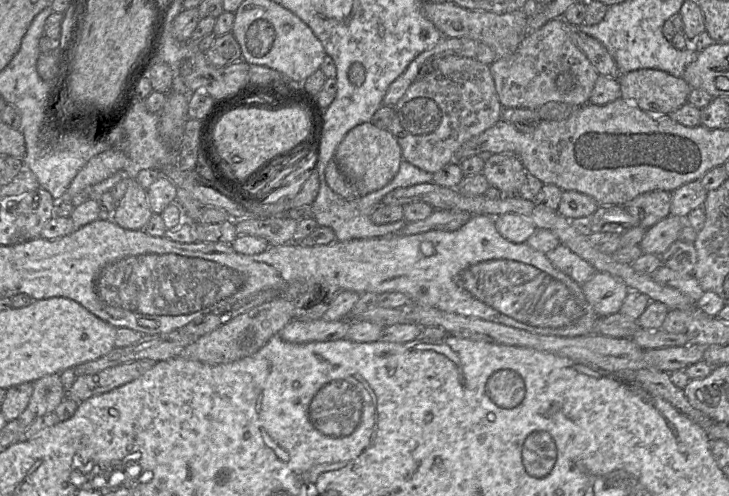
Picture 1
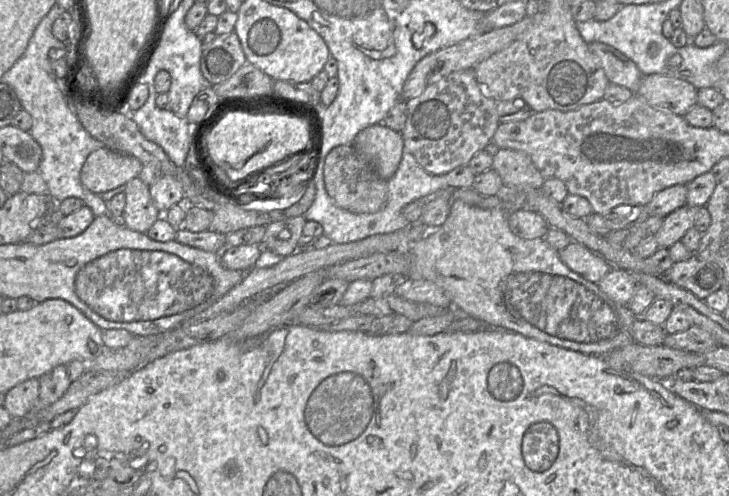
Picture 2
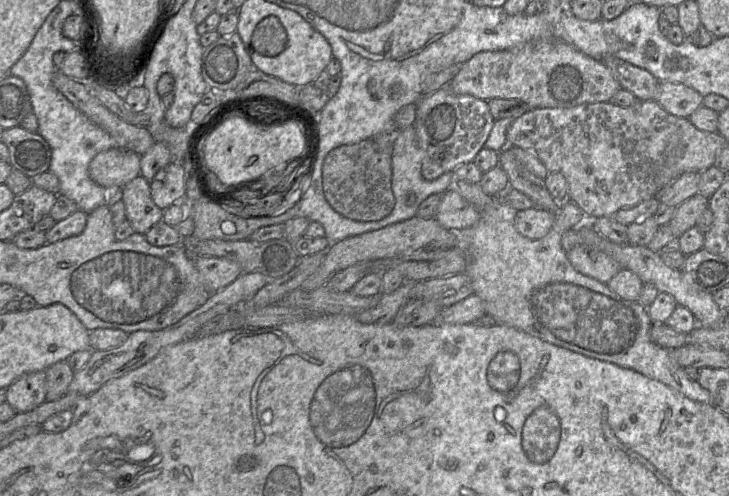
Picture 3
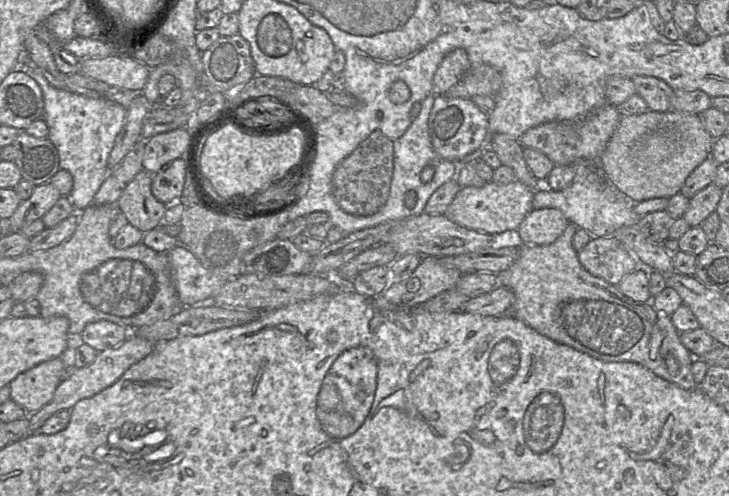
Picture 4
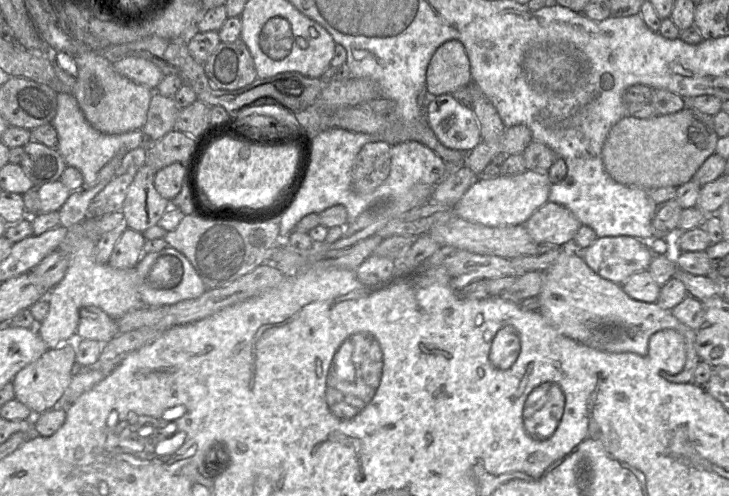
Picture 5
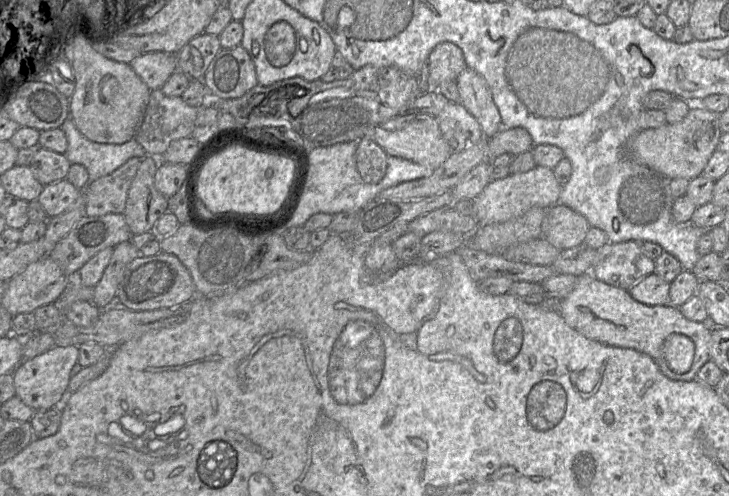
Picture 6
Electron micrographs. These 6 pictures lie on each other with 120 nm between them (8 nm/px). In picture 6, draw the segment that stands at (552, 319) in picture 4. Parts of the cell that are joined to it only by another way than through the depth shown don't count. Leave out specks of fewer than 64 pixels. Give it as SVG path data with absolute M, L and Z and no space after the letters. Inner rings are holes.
M591 272L578 276L573 290L567 297L561 299L560 314L565 322L585 337L610 346L631 348L649 355L659 366L661 372L672 380L691 381L695 379L698 370L710 359L709 342L712 326L708 322L695 322L684 317L679 307L673 305L645 305L634 300L629 291L602 282ZM673 333L679 333L690 338L695 346L695 354L688 372L678 374L672 371L663 355L665 339Z

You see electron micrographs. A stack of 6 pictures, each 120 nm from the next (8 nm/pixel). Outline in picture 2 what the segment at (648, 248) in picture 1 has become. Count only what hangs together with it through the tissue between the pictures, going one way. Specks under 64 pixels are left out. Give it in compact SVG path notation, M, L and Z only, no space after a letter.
M684 205L663 219L663 224L654 235L659 248L669 248L674 243L681 241L685 233L694 227L696 215L700 207Z

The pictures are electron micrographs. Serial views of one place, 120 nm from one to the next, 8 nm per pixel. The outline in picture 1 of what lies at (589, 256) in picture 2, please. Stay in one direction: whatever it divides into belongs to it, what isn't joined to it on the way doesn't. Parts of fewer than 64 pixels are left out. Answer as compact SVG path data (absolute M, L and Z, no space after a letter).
M562 243L547 252L546 256L554 267L580 285L587 282L596 273L592 265Z

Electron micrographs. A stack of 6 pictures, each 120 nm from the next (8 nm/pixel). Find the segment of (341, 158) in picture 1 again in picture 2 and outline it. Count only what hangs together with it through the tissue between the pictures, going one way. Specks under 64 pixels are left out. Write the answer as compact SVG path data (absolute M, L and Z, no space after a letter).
M383 123L370 126L357 134L352 146L385 181L397 171L402 159L404 141Z

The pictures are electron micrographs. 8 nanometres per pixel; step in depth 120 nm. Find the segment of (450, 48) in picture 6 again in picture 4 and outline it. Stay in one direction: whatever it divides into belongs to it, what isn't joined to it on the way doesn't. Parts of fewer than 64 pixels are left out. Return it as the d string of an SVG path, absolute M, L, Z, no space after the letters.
M463 48L449 52L437 68L432 80L432 94L444 95L470 69L471 62Z

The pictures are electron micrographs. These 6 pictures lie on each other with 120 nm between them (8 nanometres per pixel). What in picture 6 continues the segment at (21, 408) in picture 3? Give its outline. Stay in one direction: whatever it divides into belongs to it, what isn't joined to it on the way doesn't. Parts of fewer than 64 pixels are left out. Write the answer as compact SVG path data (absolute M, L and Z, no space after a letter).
M75 345L53 347L30 360L22 361L13 371L16 396L35 411L61 406L67 398L71 370L79 360L79 347Z

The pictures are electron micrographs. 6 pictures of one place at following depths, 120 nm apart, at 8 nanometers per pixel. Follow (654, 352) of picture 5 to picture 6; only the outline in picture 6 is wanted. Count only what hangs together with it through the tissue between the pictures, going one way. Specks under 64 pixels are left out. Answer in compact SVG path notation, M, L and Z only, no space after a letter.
M679 333L670 334L663 344L663 355L669 368L683 374L692 366L695 354L693 341L687 336Z

